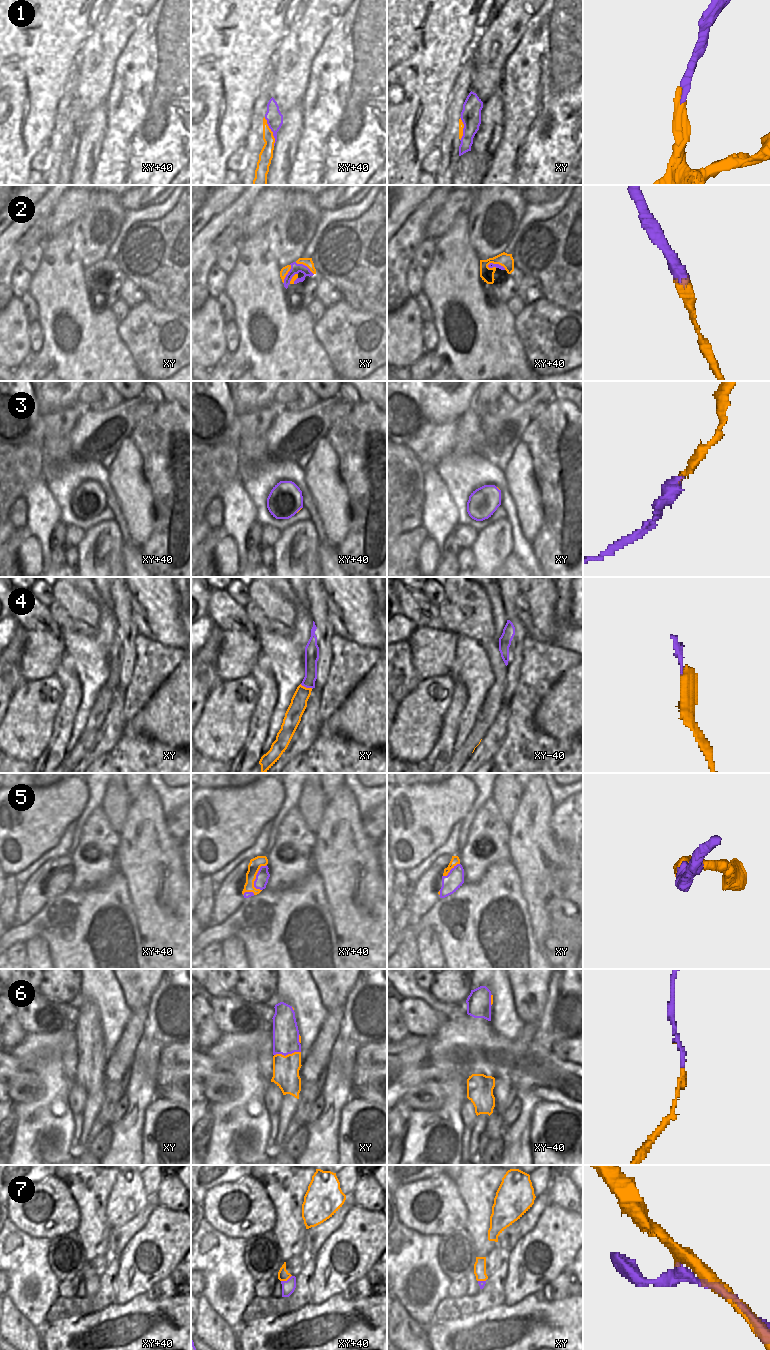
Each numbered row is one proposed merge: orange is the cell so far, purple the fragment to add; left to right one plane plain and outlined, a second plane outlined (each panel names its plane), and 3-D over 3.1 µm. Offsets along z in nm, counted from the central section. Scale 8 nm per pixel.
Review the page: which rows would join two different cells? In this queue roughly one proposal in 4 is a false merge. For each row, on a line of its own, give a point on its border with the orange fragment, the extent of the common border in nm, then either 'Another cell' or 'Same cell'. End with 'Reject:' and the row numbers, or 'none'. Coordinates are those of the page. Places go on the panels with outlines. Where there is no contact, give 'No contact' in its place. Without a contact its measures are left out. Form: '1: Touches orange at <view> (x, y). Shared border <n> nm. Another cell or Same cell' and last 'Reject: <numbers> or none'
1: Touches orange at xy+40 (271, 131). Shared border 240 nm. Same cell
2: Touches orange at xy+40 (496, 263). Shared border 160 nm. Same cell
3: Touches orange at xy+40 (299, 510). Shared border 60 nm. Same cell
4: Touches orange at xy (305, 687). Shared border 110 nm. Same cell
5: Touches orange at xy+40 (256, 874). Shared border 220 nm. Same cell
6: Touches orange at xy (288, 1054). Shared border 220 nm. Same cell
7: Touches orange at xy+40 (286, 1280). Shared border 100 nm. Another cell
Reject: 7.

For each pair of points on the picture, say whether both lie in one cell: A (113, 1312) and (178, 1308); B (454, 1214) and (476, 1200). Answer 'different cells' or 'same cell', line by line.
A: same cell
B: different cells

